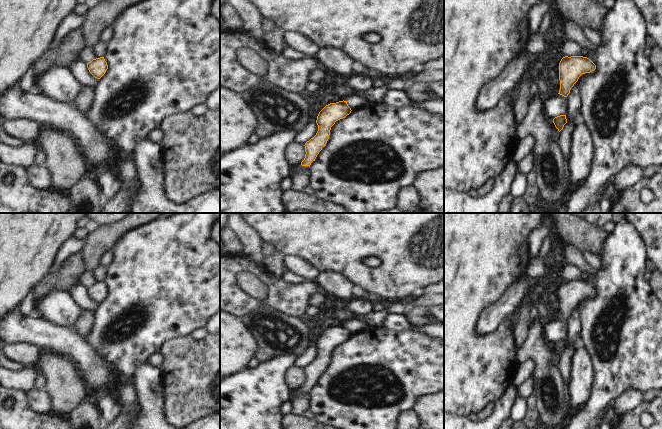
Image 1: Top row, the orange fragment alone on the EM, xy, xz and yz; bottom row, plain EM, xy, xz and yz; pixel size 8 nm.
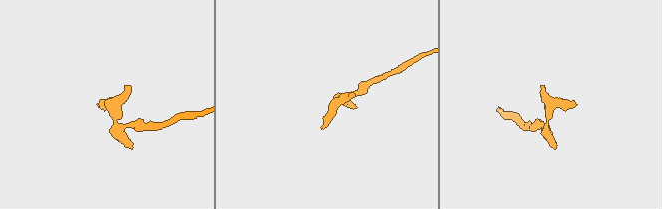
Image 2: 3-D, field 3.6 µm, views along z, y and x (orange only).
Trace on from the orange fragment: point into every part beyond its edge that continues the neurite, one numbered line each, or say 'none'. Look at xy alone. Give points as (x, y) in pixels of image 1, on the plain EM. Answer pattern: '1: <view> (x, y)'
none

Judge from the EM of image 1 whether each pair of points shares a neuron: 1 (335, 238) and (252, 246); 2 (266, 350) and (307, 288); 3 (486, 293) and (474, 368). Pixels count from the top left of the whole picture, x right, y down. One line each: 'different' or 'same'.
1: different
2: different
3: same

